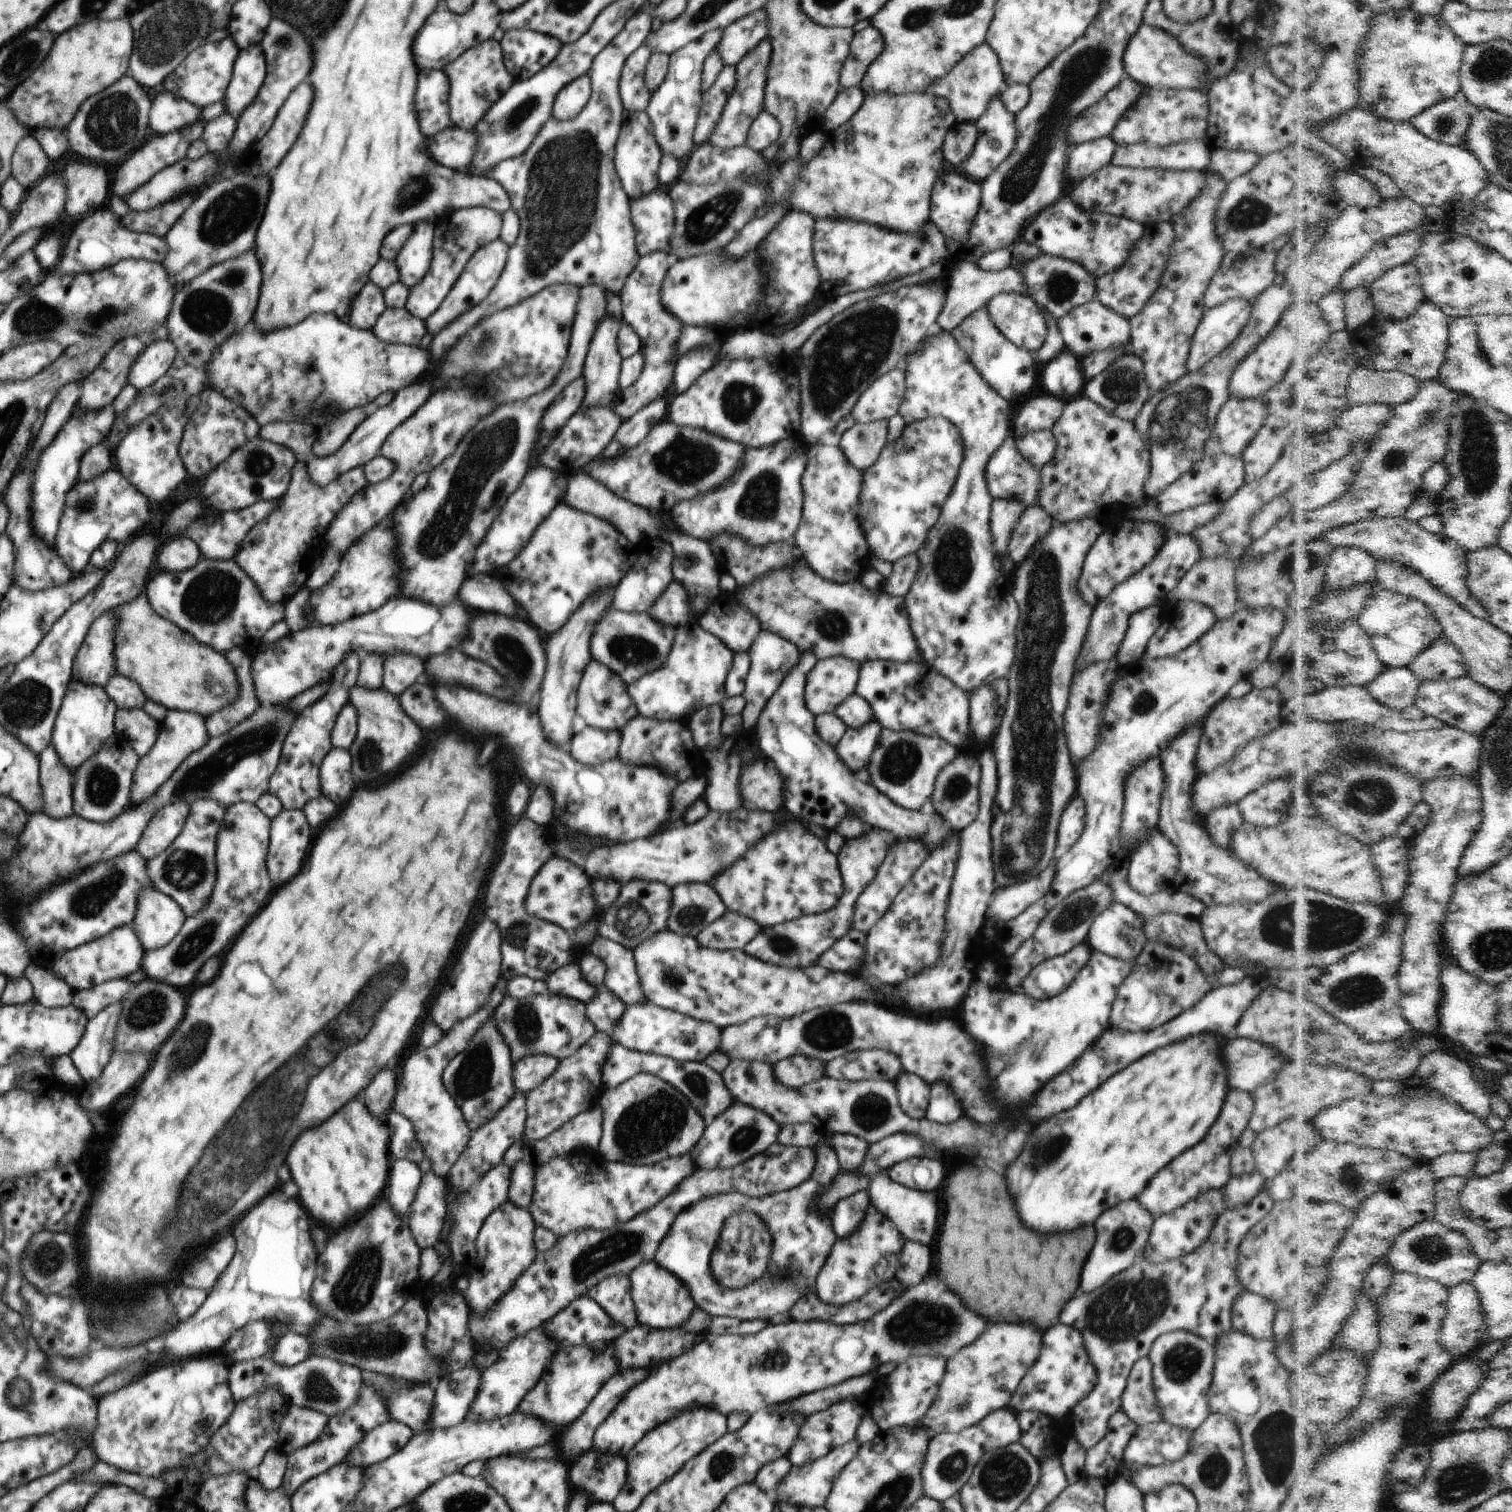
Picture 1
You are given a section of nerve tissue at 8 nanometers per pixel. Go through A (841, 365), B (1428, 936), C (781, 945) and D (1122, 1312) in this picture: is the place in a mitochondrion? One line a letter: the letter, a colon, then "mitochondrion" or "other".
A: mitochondrion
B: other
C: mitochondrion
D: mitochondrion

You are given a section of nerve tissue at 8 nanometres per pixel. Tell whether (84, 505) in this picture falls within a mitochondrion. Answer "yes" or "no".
yes

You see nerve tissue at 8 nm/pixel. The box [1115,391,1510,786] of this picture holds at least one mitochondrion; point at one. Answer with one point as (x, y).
(1479, 444)

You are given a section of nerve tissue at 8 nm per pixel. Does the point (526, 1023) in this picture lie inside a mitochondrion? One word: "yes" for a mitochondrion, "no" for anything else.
yes

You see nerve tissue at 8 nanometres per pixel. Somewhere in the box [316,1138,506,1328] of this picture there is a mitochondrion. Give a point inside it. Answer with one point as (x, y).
(353, 1290)

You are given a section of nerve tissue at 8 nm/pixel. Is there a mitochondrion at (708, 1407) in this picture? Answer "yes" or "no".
no

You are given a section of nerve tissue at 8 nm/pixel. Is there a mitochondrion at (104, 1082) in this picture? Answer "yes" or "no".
no

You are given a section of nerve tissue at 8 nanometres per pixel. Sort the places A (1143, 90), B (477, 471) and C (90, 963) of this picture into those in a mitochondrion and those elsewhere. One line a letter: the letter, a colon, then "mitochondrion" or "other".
A: other
B: mitochondrion
C: other

